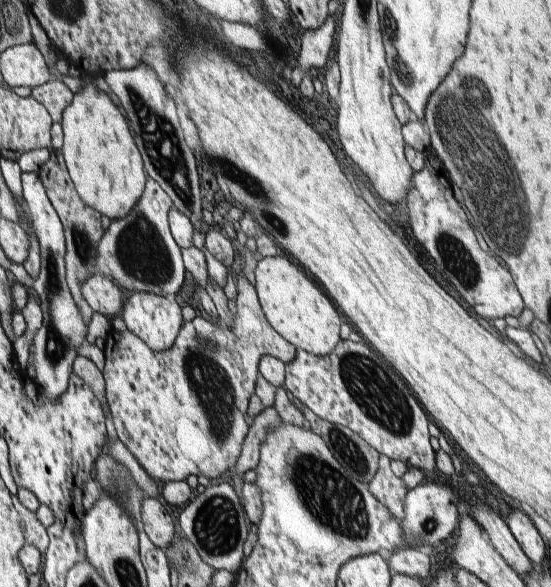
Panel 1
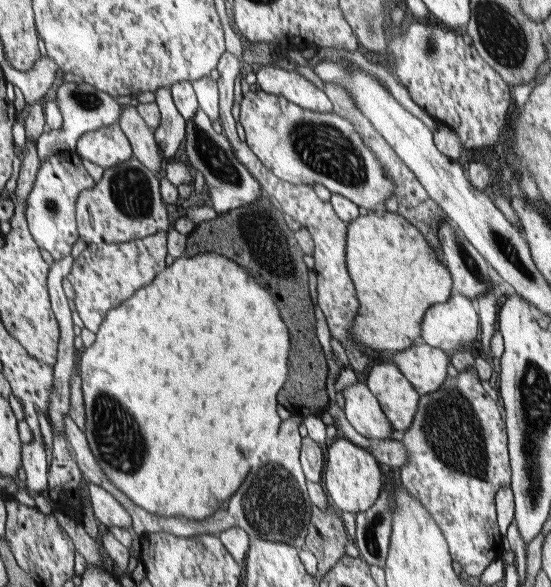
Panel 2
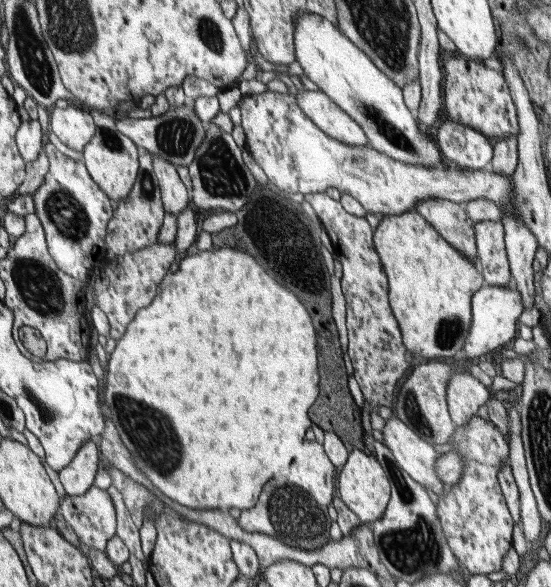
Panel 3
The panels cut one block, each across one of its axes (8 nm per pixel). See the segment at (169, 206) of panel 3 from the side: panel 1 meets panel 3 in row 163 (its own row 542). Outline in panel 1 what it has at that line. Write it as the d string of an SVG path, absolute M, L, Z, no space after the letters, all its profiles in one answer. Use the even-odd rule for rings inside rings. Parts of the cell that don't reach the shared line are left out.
M145 498L139 502L139 522L141 530L145 532L147 540L155 548L165 548L169 540L173 538L173 520L169 514L165 514L161 502L153 498Z

